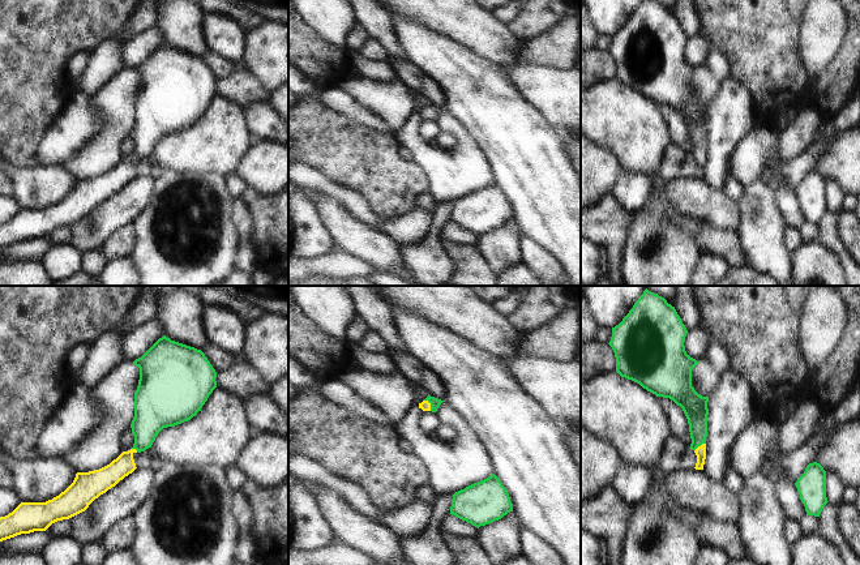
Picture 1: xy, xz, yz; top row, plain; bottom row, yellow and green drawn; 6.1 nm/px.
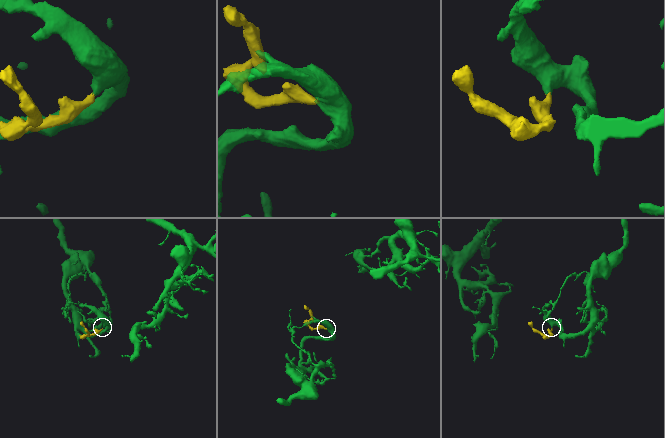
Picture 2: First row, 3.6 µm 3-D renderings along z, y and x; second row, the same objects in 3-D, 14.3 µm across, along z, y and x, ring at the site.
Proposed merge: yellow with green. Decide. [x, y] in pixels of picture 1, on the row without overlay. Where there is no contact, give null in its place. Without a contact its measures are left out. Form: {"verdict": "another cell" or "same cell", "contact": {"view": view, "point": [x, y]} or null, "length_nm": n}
{"verdict": "same cell", "contact": {"view": "yz", "point": [701, 153]}, "length_nm": 90}

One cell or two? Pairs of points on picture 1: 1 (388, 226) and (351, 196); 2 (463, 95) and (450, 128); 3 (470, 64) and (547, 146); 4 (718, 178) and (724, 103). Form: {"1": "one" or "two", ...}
{"1": "one", "2": "two", "3": "one", "4": "one"}

